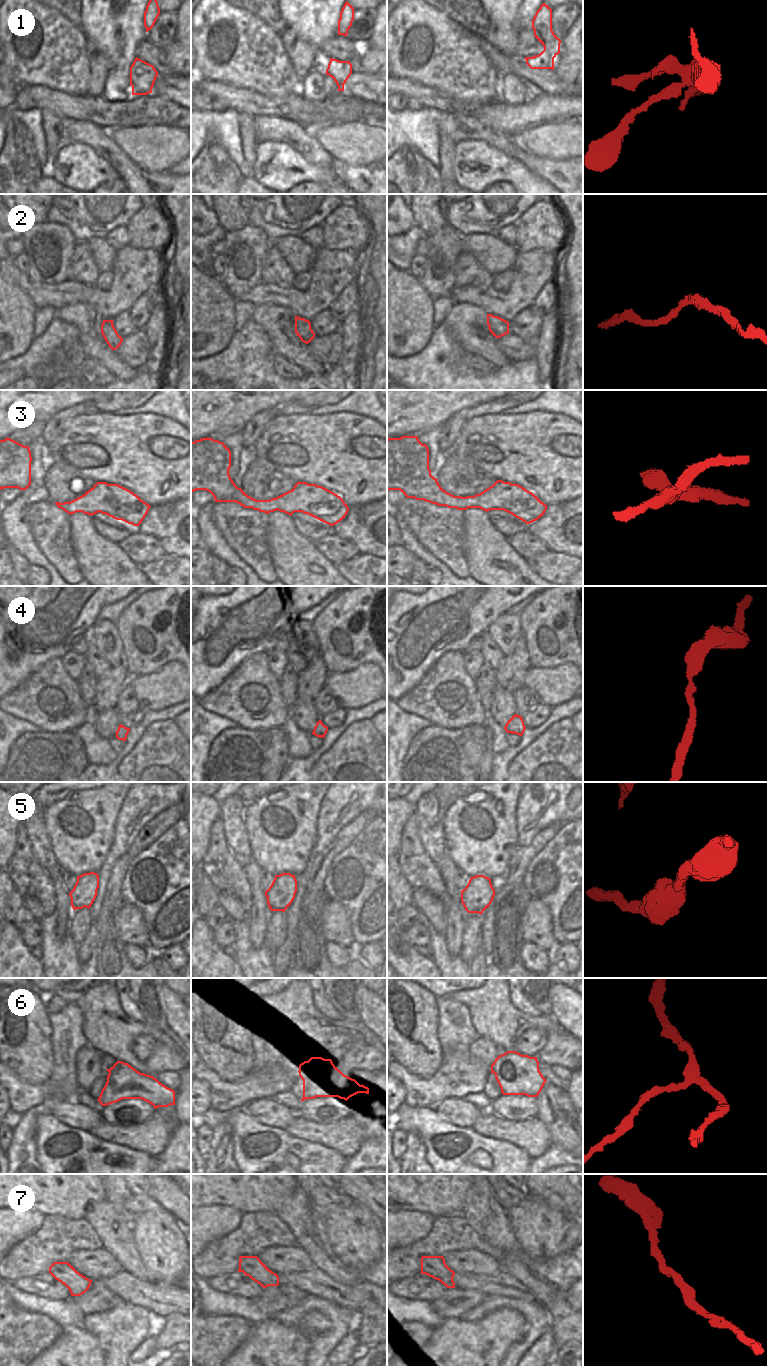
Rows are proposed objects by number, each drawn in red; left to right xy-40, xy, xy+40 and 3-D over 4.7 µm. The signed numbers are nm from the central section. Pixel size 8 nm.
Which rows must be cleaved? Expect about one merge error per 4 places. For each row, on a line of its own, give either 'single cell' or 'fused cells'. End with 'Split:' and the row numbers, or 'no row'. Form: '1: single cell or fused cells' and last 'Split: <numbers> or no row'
1: single cell
2: single cell
3: single cell
4: single cell
5: single cell
6: single cell
7: single cell
Split: no row

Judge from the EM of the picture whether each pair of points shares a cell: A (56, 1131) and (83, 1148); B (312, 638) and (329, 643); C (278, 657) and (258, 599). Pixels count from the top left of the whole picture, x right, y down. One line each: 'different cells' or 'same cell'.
A: same cell
B: different cells
C: different cells

